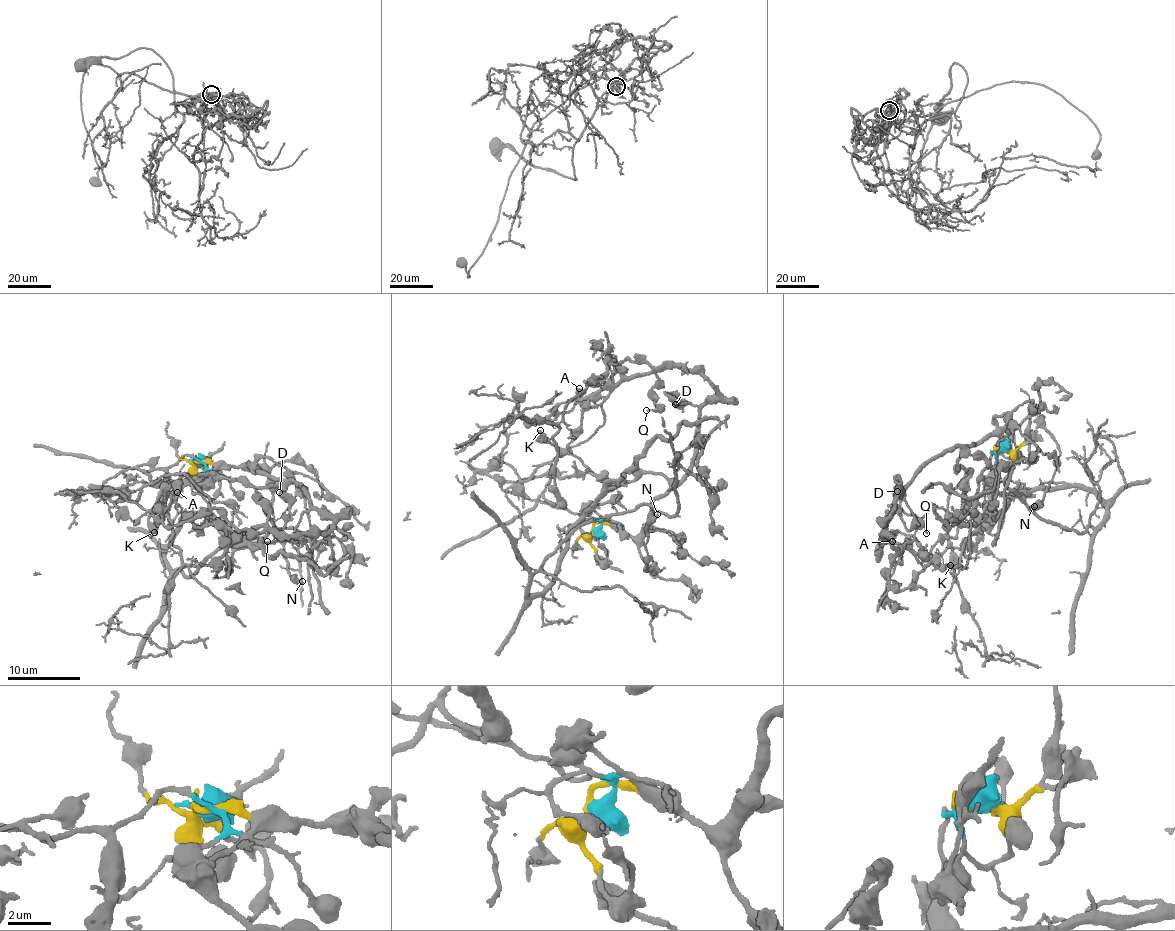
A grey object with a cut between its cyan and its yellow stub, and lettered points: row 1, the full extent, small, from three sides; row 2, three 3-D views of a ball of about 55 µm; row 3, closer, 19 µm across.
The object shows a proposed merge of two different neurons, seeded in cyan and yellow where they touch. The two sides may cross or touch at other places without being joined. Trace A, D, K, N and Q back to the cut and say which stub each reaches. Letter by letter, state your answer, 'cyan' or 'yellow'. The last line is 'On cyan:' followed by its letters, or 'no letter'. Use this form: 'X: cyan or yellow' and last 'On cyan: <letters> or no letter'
A: yellow
D: yellow
K: yellow
N: yellow
Q: yellow
On cyan: no letter

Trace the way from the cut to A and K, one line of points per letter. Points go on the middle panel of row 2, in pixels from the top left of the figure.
A: (593, 531), (639, 535), (718, 392), (627, 358), (553, 412), (579, 387)
K: (593, 531), (608, 523), (639, 535), (670, 482), (645, 473), (609, 486), (578, 458), (537, 440), (540, 430)

